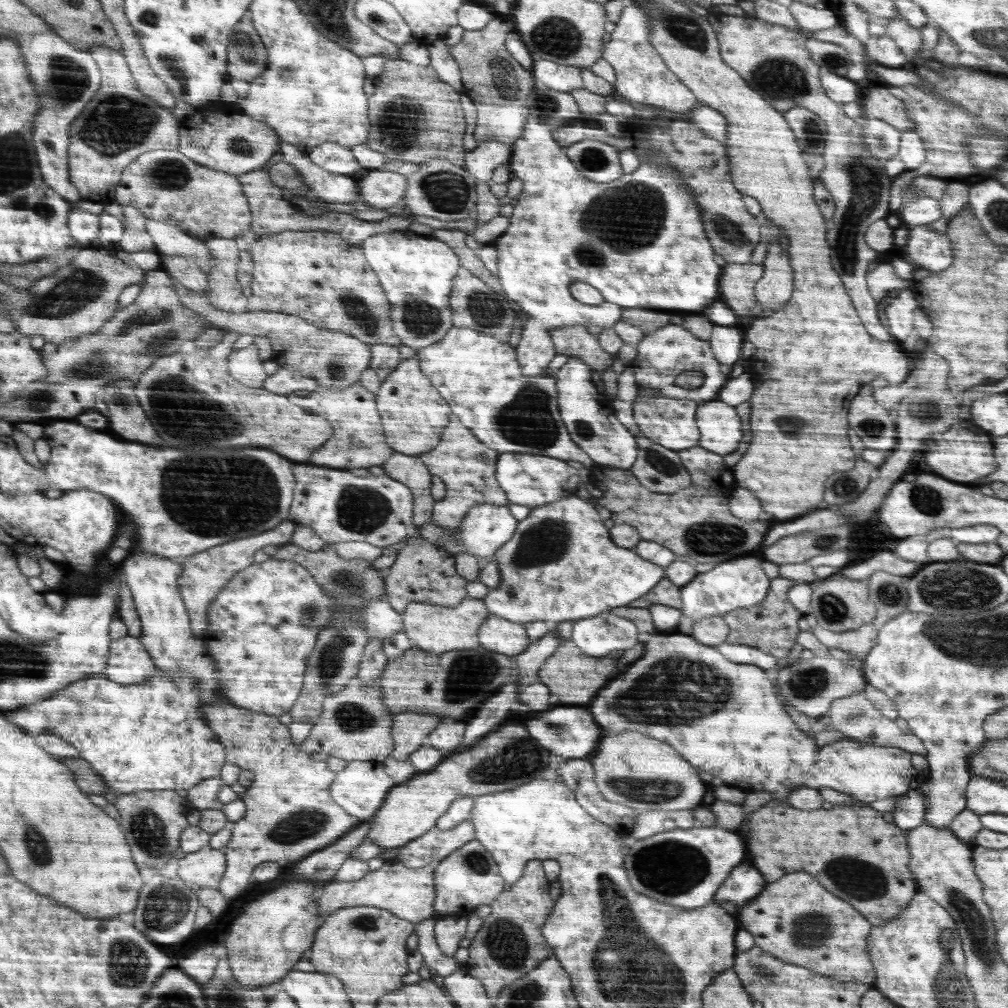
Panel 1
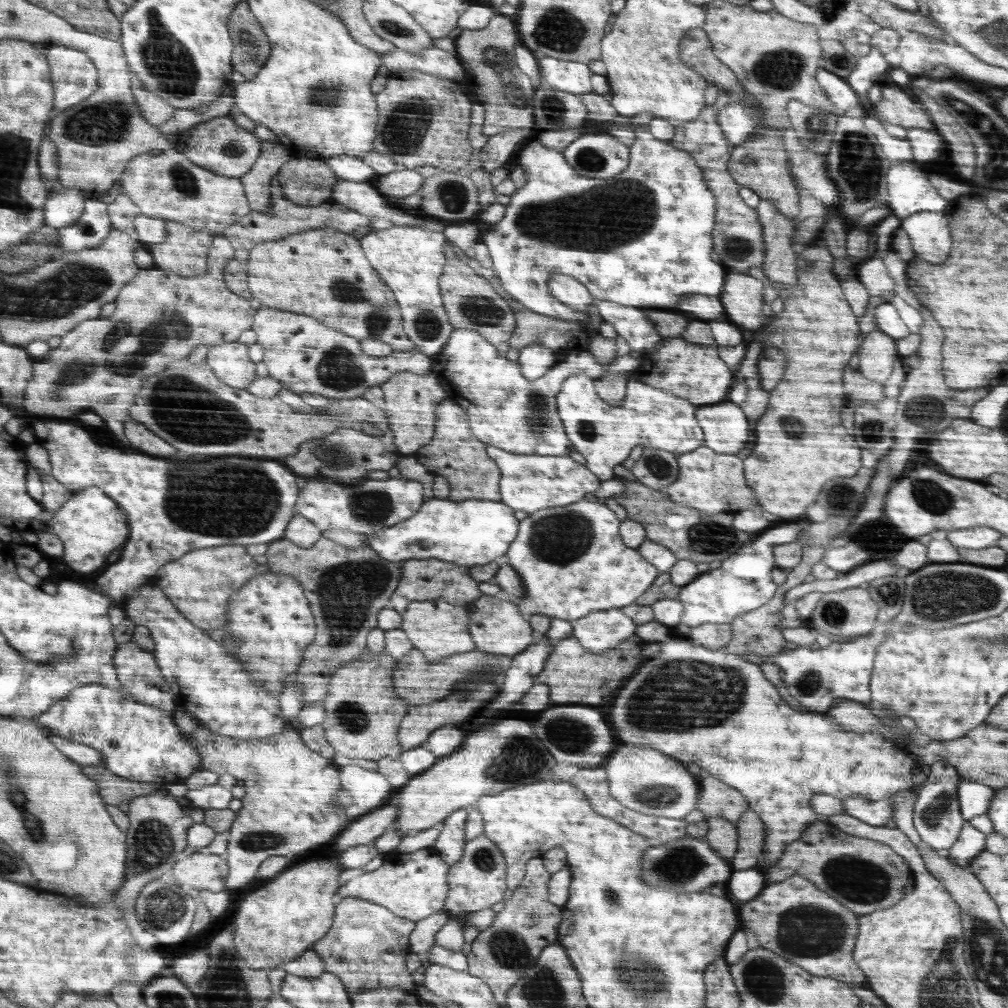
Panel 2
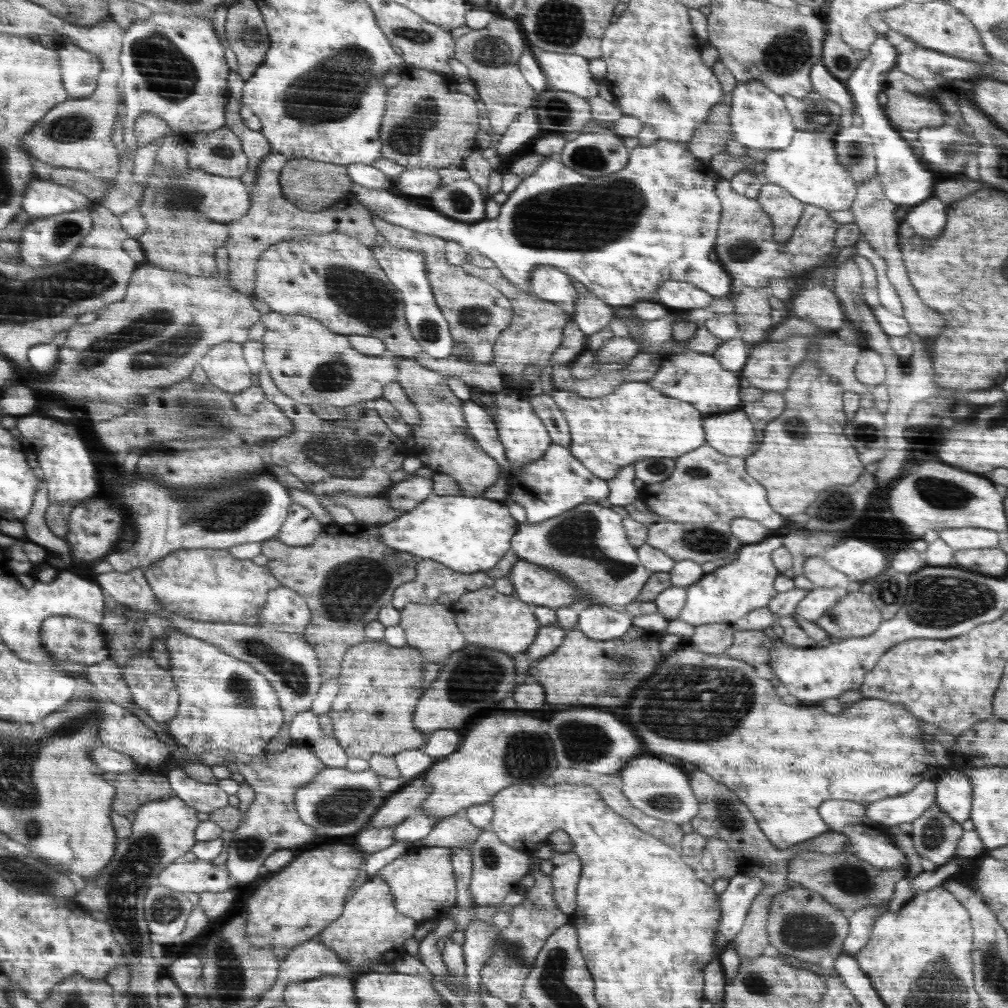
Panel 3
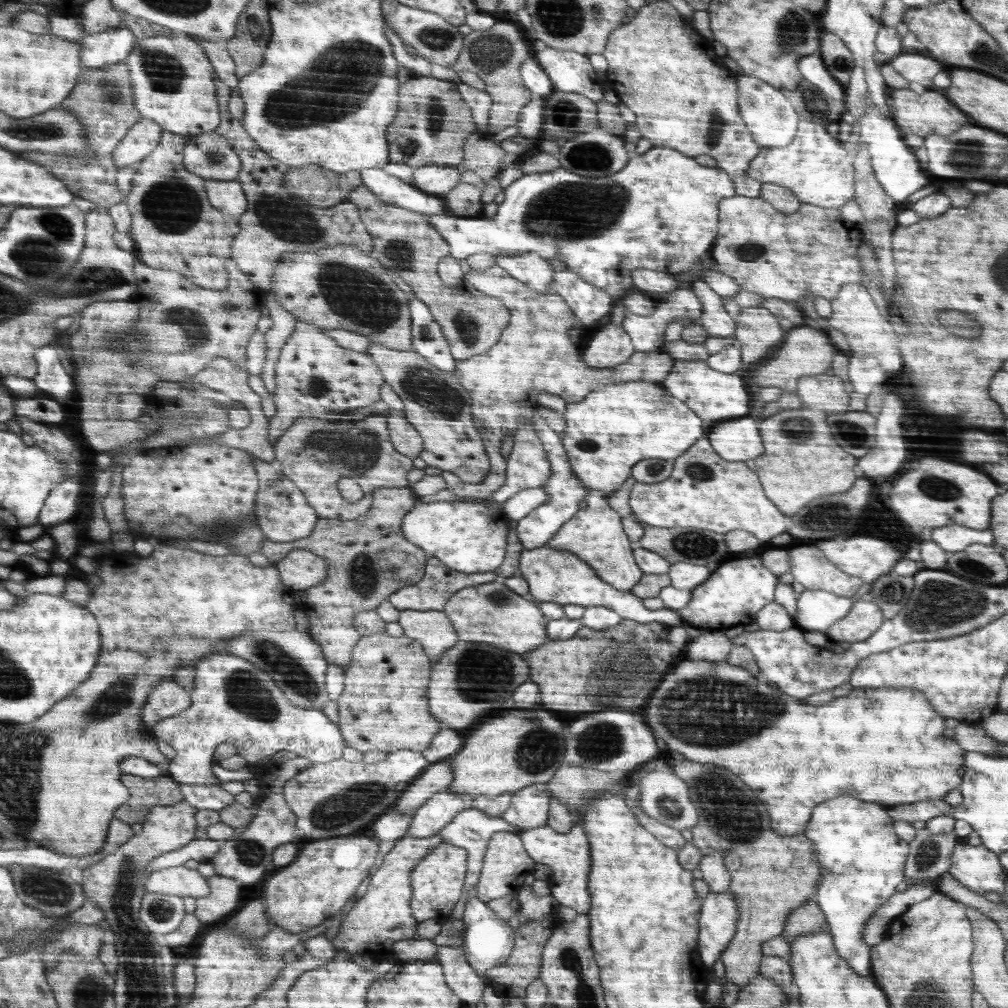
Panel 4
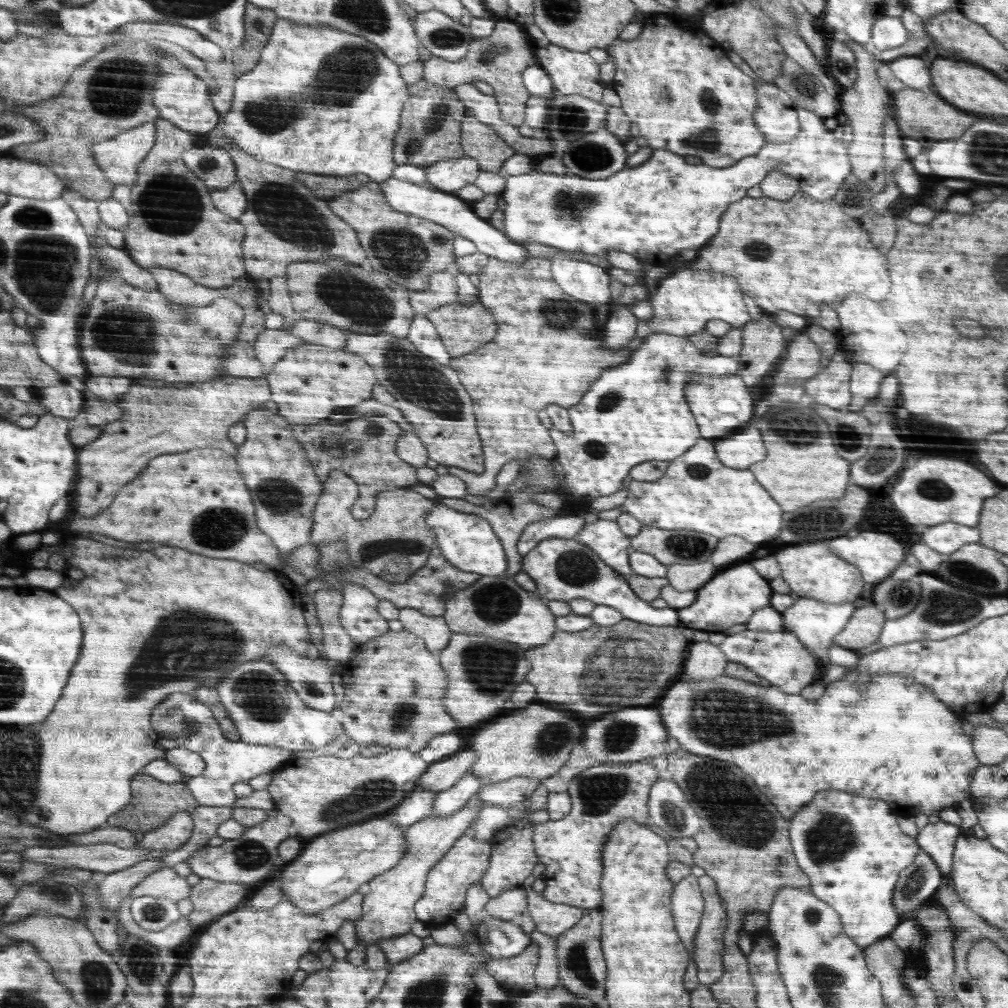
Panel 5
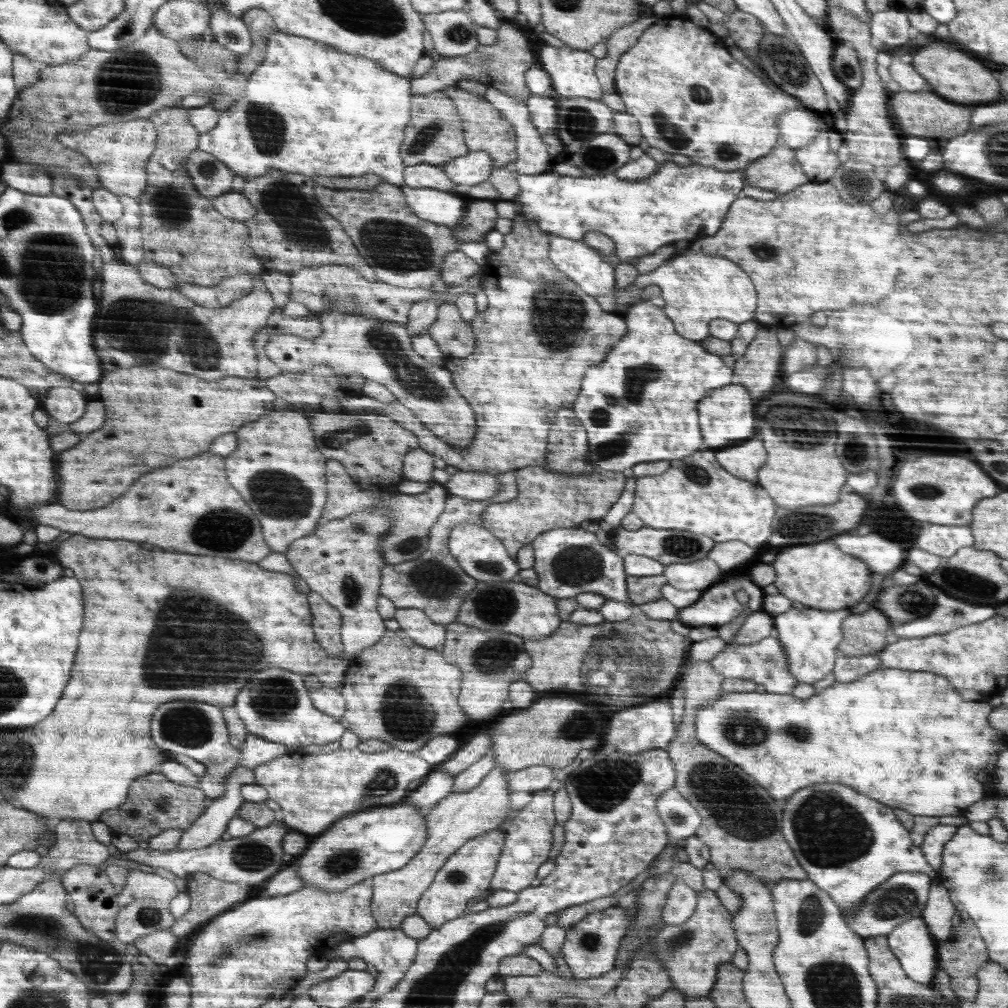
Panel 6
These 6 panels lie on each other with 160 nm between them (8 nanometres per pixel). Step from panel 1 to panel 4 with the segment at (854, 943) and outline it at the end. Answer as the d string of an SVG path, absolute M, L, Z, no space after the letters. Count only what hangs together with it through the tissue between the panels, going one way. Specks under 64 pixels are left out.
M811 897L789 914L781 935L789 943L802 935L810 935L818 931L829 931L828 921L820 905Z

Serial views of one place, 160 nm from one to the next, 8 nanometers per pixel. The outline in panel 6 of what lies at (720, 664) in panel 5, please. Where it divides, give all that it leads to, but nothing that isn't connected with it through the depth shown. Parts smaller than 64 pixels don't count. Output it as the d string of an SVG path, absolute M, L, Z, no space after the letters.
M698 661L688 668L684 678L685 707L681 724L669 742L667 753L676 766L675 788L698 811L702 822L697 837L708 846L710 862L720 870L725 881L734 871L746 871L762 881L768 888L785 880L804 880L809 875L797 860L789 841L782 831L782 810L748 774L726 757L706 748L699 741L695 712L703 704L711 704L720 696L722 675L716 674L713 665Z

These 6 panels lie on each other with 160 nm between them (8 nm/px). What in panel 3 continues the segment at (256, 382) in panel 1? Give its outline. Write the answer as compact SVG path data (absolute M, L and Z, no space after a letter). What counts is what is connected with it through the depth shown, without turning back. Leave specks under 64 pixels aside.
M230 342L217 344L200 360L200 366L206 372L209 382L225 392L235 394L252 387L253 376L245 360L242 344Z

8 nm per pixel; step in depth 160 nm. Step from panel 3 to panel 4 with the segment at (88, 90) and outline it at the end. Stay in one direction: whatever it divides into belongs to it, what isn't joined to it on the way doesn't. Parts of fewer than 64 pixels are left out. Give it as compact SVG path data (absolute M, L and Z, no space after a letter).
M122 26L110 29L98 34L86 35L78 40L81 48L81 68L82 71L94 68L108 67L109 64L116 64L125 61L137 38L134 33Z

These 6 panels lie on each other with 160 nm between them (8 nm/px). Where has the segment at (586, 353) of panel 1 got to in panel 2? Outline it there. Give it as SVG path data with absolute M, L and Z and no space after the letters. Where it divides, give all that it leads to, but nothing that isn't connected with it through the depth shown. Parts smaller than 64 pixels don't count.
M456 250L458 258L466 264L476 274L488 279L488 282L492 285L492 288L510 305L510 308L515 314L515 327L509 338L509 348L516 348L516 350L522 350L529 344L540 343L548 348L551 348L554 352L578 352L581 349L586 349L587 344L590 342L590 336L588 335L588 329L584 325L583 321L573 321L566 319L554 318L551 316L541 315L537 312L532 312L529 308L526 308L521 302L518 302L515 298L512 298L510 294L505 291L502 286L501 280L497 277L497 274L491 268L483 268L476 259L466 258L460 250Z

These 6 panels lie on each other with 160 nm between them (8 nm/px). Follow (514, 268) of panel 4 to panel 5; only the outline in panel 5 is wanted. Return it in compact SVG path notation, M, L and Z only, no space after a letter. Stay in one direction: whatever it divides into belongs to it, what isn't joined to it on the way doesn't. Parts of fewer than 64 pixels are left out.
M393 176L384 182L377 182L381 191L385 193L385 197L389 201L390 206L409 215L422 217L424 220L436 221L438 224L445 225L450 232L466 236L477 247L478 252L487 254L492 259L509 262L514 266L524 266L525 260L529 255L522 245L517 245L507 239L498 229L490 225L490 223L482 218L478 218L470 204L459 199L453 193L439 191L432 187L418 186L411 182L398 180Z

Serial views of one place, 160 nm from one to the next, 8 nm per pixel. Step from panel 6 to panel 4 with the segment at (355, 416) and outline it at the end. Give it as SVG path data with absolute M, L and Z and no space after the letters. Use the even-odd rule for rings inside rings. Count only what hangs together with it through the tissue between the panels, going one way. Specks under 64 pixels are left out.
M374 415L362 422L330 422L314 416L299 416L292 427L285 431L274 445L275 461L284 477L292 481L308 502L317 510L320 518L336 519L339 521L356 520L366 515L373 507L375 493L382 488L409 487L406 475L414 469L412 458L400 453L393 447L389 433L388 417ZM341 478L353 478L364 491L364 497L358 502L346 502L340 495L337 483Z

